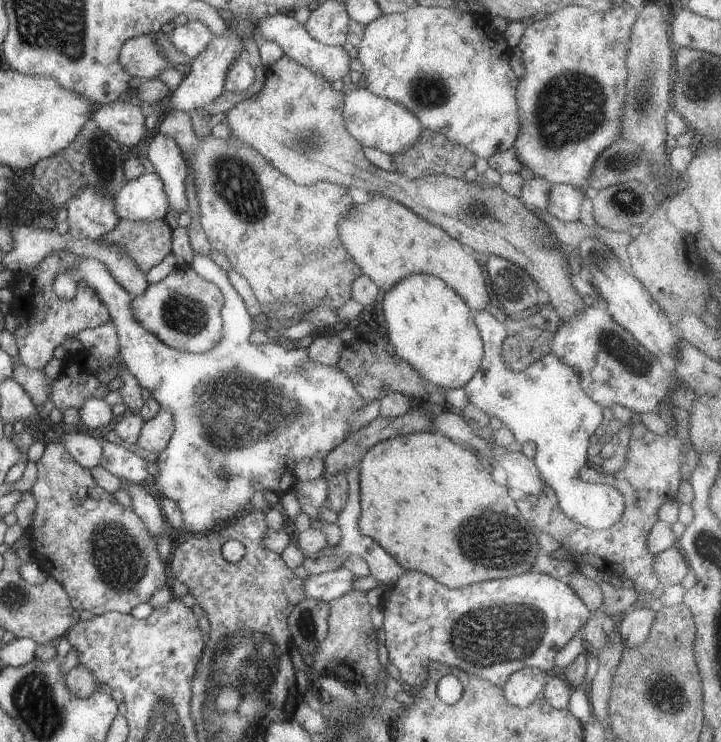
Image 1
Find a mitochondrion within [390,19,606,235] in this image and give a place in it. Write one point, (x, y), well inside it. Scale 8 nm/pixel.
(426, 90)

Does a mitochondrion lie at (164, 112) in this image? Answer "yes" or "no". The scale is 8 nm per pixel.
no

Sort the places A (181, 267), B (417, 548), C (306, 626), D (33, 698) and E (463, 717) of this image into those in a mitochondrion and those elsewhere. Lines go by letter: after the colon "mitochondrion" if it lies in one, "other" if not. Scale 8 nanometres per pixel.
A: other
B: other
C: mitochondrion
D: mitochondrion
E: other

